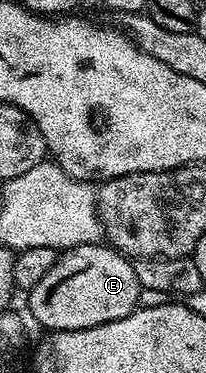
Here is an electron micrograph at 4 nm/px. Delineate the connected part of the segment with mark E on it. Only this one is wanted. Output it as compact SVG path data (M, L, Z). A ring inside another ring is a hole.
M92 243L89 245L78 245L72 249L65 249L59 253L57 263L29 291L31 297L27 305L31 308L31 317L39 325L44 325L47 331L77 331L104 325L117 319L125 319L125 315L134 313L139 305L139 290L141 286L137 279L137 271L134 264L124 257L118 249L111 248L106 243Z

